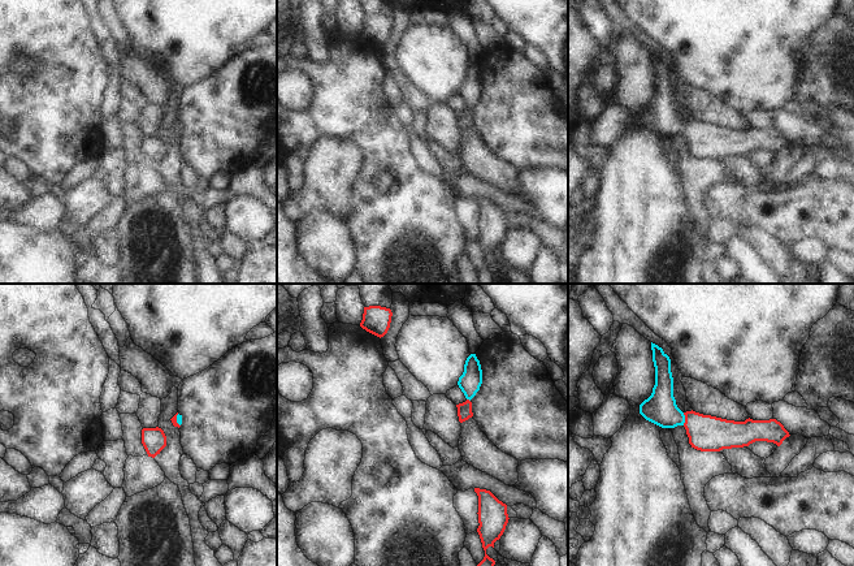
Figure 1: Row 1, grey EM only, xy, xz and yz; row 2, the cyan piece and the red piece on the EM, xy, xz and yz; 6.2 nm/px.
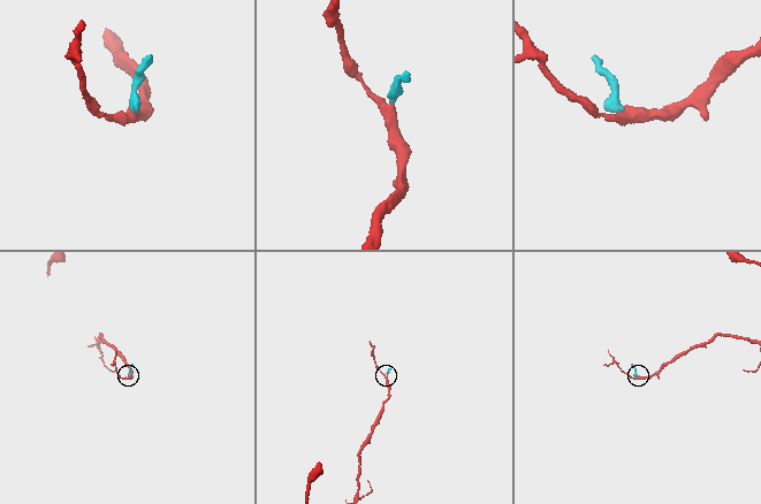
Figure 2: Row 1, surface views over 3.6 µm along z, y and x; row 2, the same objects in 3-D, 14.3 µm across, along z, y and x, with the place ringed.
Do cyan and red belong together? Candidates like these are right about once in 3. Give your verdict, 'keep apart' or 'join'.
join

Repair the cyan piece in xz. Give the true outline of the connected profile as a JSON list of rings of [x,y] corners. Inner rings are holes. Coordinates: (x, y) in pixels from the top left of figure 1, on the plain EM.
[[[471,62],[464,73],[464,81],[459,86],[458,94],[467,109],[456,113],[459,130],[463,131],[473,125],[471,108],[480,99],[482,92],[482,78],[476,62]]]

